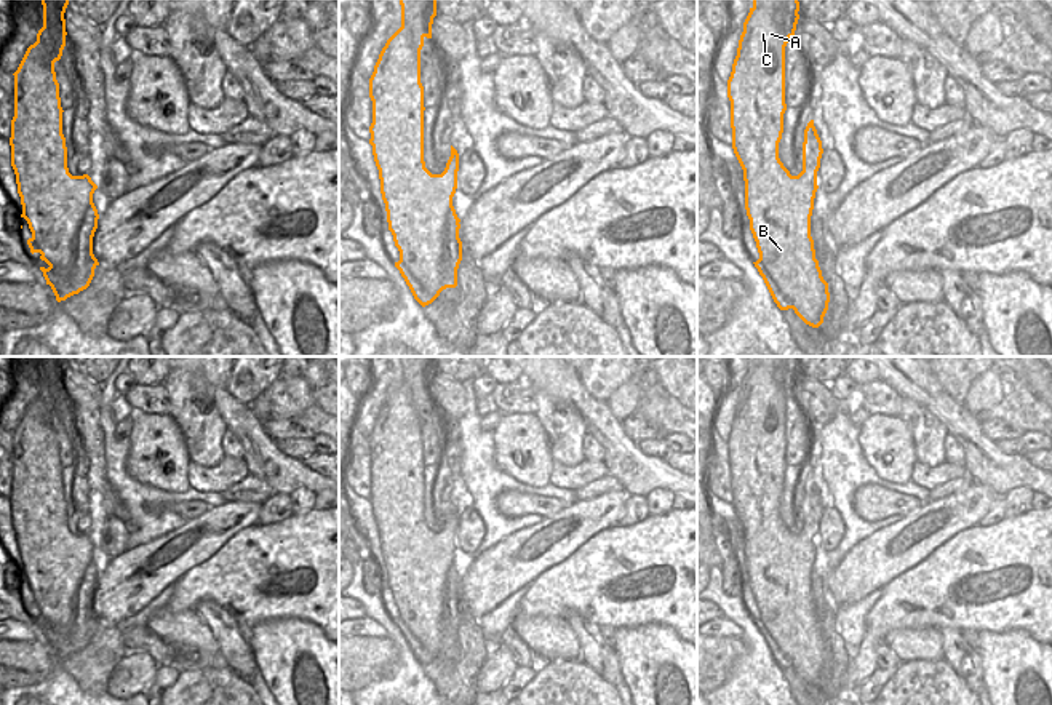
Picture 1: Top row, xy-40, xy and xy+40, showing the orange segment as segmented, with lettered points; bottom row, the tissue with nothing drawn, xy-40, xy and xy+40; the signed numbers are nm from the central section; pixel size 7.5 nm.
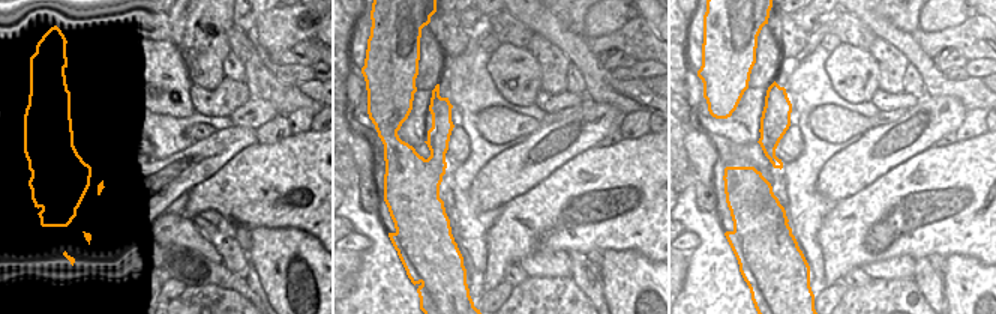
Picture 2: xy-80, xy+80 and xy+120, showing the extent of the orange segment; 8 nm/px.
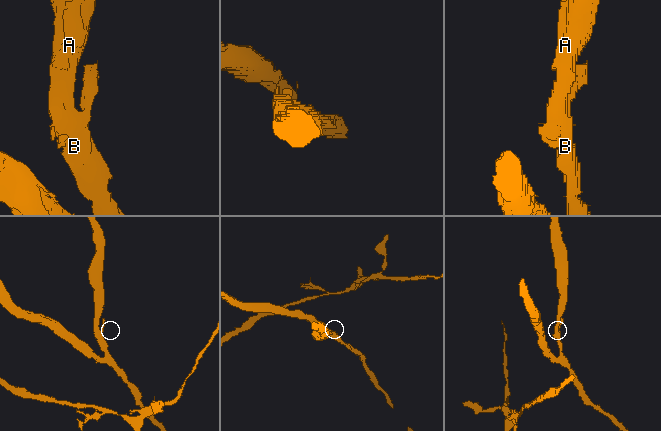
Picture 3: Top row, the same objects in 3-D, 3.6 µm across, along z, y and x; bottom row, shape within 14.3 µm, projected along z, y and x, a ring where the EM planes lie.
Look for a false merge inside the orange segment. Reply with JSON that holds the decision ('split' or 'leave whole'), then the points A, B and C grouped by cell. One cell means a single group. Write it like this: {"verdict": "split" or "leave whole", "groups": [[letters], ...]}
{"verdict": "leave whole", "groups": [["A", "B", "C"]]}

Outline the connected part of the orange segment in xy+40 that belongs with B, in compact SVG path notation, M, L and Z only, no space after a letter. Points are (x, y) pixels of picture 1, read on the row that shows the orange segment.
M753 0L727 80L727 98L732 149L743 169L745 209L759 253L753 264L780 310L793 309L806 325L819 328L828 310L830 293L811 237L811 216L819 189L817 171L823 153L814 120L804 129L803 171L791 176L779 158L787 110L785 46L790 37L795 38L798 11L798 0Z

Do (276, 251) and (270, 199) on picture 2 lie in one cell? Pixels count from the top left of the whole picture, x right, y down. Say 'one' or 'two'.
two

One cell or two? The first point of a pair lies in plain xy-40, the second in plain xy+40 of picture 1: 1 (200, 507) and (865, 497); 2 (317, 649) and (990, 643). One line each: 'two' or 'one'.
1: one
2: one

